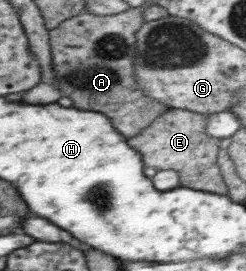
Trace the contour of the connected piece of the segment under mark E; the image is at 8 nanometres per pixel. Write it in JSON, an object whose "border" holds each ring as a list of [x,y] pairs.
{"border":[[[169,108],[162,112],[160,118],[153,119],[139,135],[131,136],[128,143],[140,152],[145,167],[176,171],[181,187],[223,195],[228,188],[224,184],[220,164],[217,163],[221,139],[208,136],[205,132],[206,121],[207,116],[197,111]]]}

